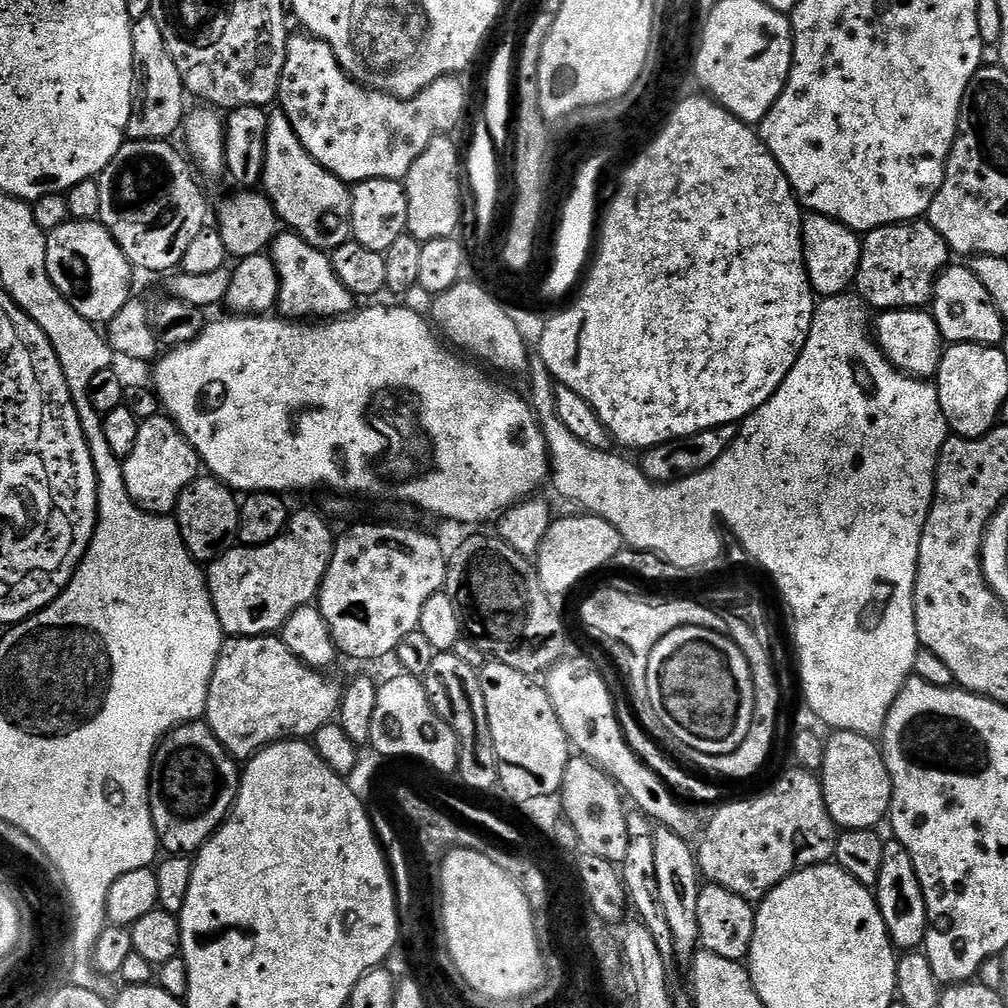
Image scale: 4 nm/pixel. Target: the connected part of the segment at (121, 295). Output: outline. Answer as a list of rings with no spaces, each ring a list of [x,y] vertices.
[[[74,219],[47,233],[47,237],[46,270],[56,289],[68,299],[74,310],[78,310],[78,314],[82,314],[82,318],[97,326],[107,325],[133,295],[134,269],[116,239],[96,220]]]

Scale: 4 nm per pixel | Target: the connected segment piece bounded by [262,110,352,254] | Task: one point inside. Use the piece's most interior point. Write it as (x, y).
(310, 201)

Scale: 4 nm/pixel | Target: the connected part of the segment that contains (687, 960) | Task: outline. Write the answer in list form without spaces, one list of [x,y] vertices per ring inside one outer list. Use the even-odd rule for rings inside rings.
[[[663,826],[652,833],[654,838],[654,867],[658,870],[658,898],[662,898],[662,914],[666,914],[670,934],[674,934],[676,961],[681,966],[692,963],[693,956],[700,948],[698,934],[698,894],[702,887],[702,877],[697,853],[687,839],[674,830]]]

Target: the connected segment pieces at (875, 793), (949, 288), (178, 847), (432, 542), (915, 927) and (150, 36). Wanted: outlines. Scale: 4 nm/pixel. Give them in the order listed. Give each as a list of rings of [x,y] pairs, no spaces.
[[[833,731],[824,746],[824,761],[818,779],[824,791],[826,810],[837,829],[875,829],[892,811],[892,779],[881,745],[856,732]]]
[[[948,266],[936,280],[930,311],[936,319],[941,340],[948,344],[981,344],[991,348],[1003,345],[1006,321],[994,306],[994,298],[986,294],[986,286],[978,282],[971,267]]]
[[[207,723],[182,724],[169,732],[152,757],[152,817],[161,849],[168,854],[196,854],[236,804],[242,772],[237,761],[218,742]]]
[[[356,524],[343,537],[337,539],[332,557],[330,558],[330,566],[326,570],[326,578],[320,587],[318,597],[318,607],[322,618],[326,618],[326,622],[332,631],[332,637],[336,643],[339,655],[341,657],[349,656],[352,660],[380,660],[383,656],[391,657],[395,653],[399,644],[411,633],[417,631],[420,627],[420,619],[422,618],[422,606],[426,606],[426,601],[434,598],[436,592],[441,591],[445,587],[448,578],[448,556],[444,548],[431,536],[428,532],[419,532],[416,528],[403,528],[400,524]]]
[[[895,838],[889,839],[884,845],[882,874],[878,874],[874,895],[893,945],[900,950],[919,949],[928,929],[928,907],[924,901],[922,886],[918,882],[918,874],[914,870],[914,862],[906,846],[902,846]]]
[[[149,14],[132,22],[132,45],[134,46],[134,74],[136,86],[132,98],[132,113],[126,133],[128,140],[167,140],[181,131],[186,107],[186,91],[182,76],[178,72],[174,58],[167,49],[161,27]]]

